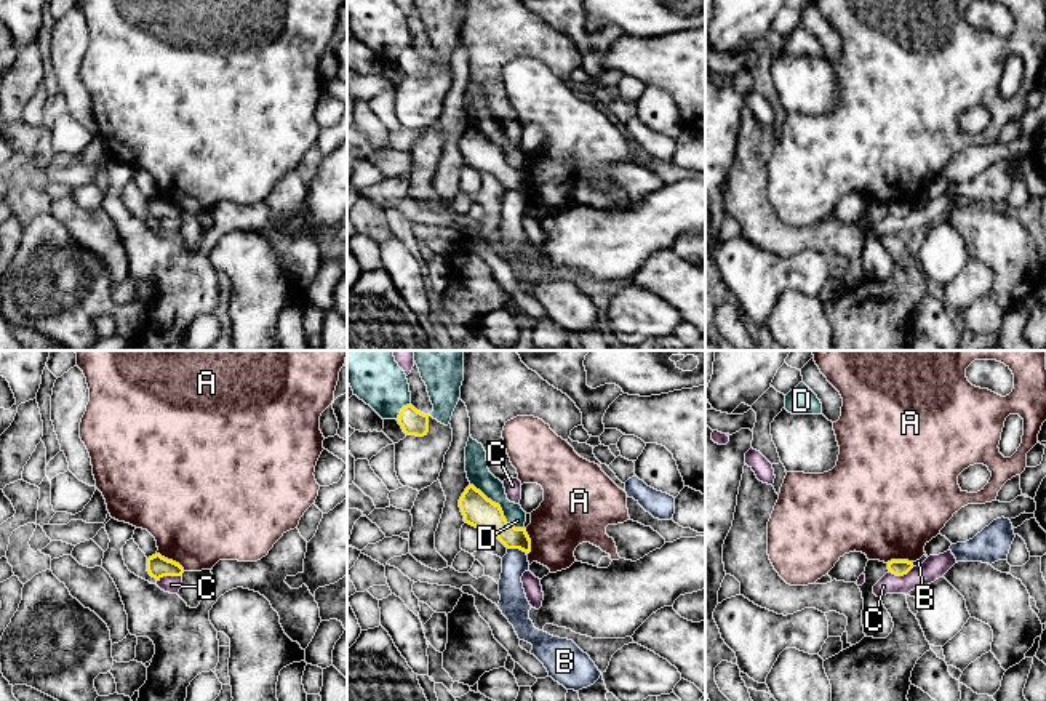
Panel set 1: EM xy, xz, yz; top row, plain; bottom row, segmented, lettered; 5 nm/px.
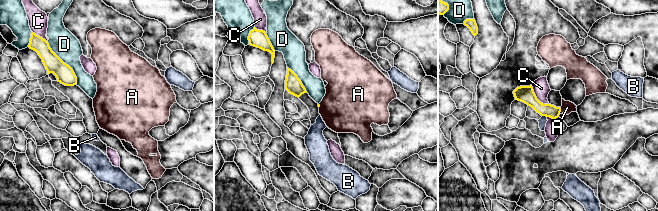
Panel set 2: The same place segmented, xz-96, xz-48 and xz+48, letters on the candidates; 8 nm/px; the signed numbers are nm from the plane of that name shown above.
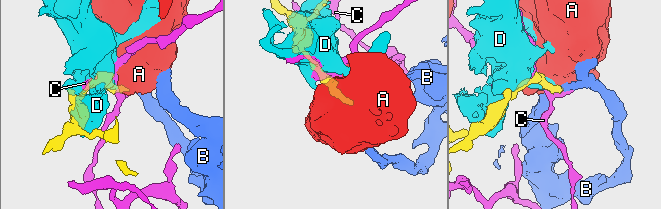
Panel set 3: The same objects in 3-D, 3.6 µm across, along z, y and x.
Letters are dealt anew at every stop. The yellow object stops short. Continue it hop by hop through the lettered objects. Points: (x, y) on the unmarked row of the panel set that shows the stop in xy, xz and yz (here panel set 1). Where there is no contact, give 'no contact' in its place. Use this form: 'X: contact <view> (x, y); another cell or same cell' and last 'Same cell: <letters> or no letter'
A: contact xy (171, 202); another cell
B: contact xz (517, 189); another cell
C: contact xy (168, 216); another cell
D: contact xz (499, 149); another cell
Same cell: no letter

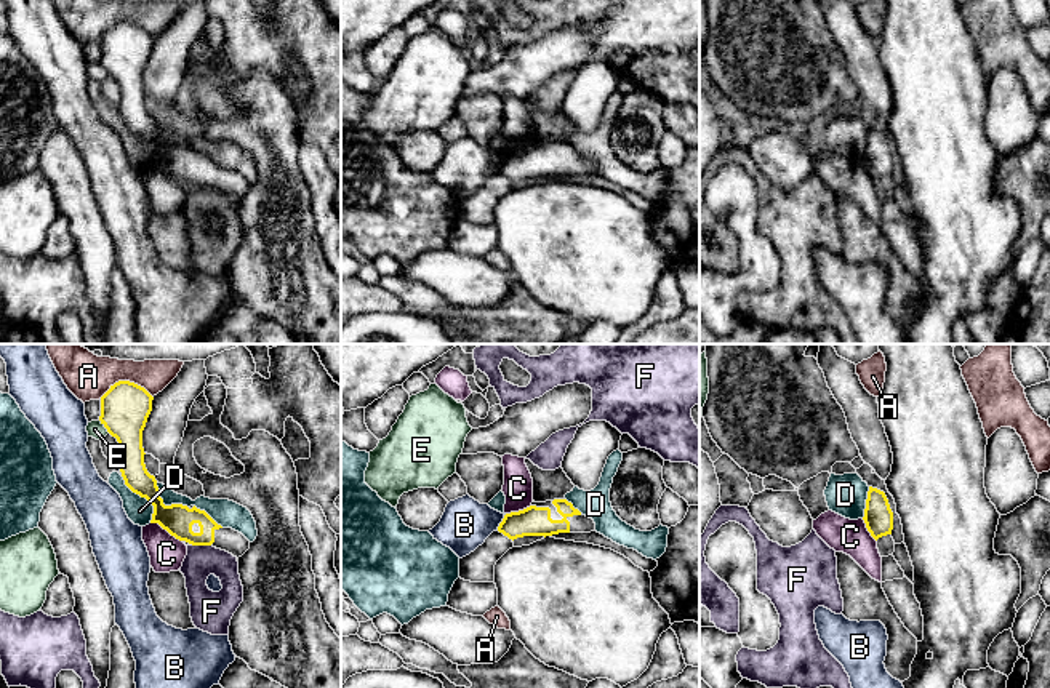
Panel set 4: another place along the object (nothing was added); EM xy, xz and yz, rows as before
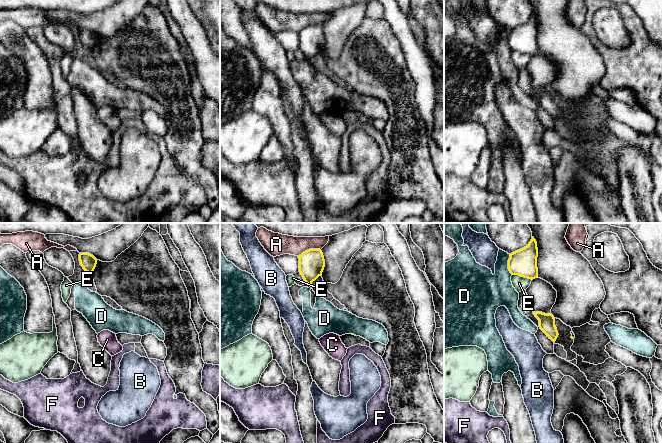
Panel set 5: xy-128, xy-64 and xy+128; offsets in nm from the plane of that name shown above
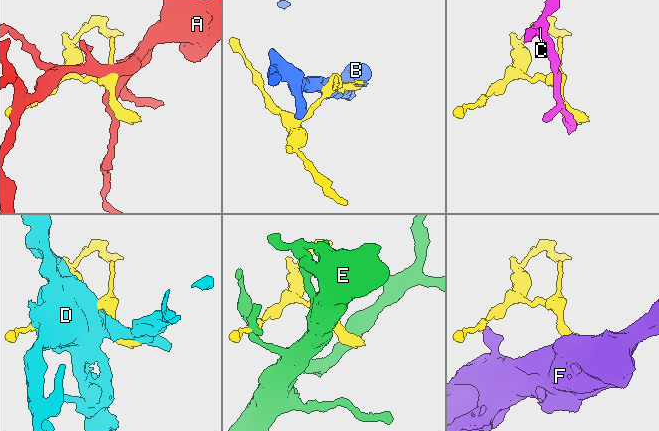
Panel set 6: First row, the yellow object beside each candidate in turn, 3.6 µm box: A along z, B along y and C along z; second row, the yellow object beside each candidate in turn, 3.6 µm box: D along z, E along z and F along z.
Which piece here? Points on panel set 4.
A: contact xy (127, 23); another cell
B: contact xz (500, 165); another cell
C: contact xy (167, 172); another cell
D: contact xy (143, 138); another cell
E: contact xy (104, 68); another cell
F: contact xy (202, 186); another cell
Same cell: no letter

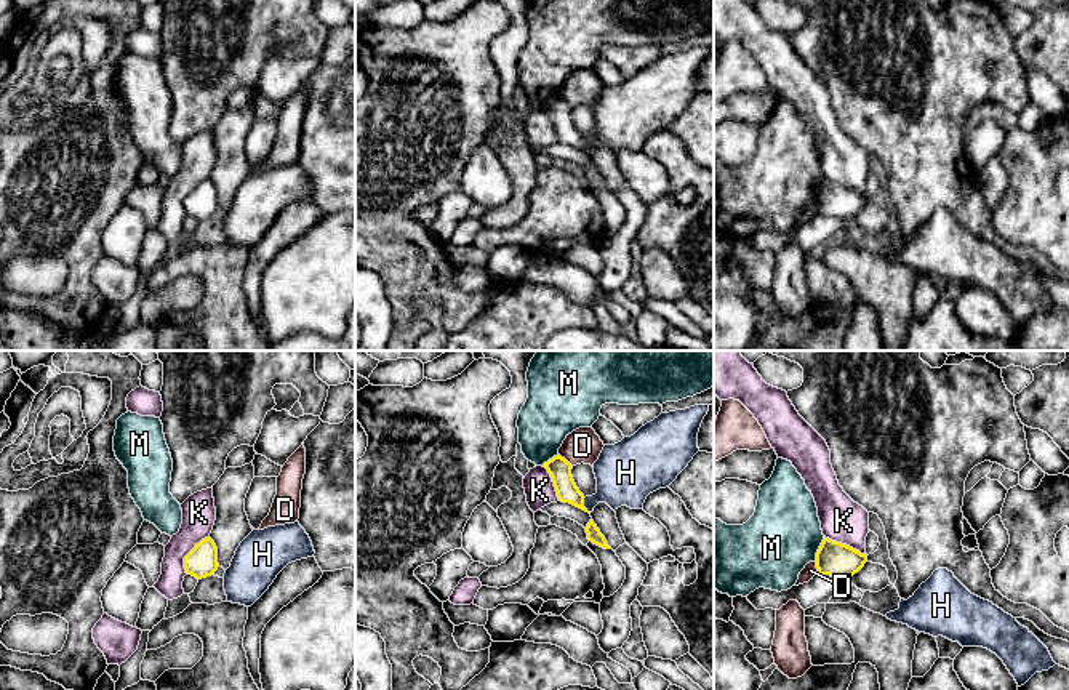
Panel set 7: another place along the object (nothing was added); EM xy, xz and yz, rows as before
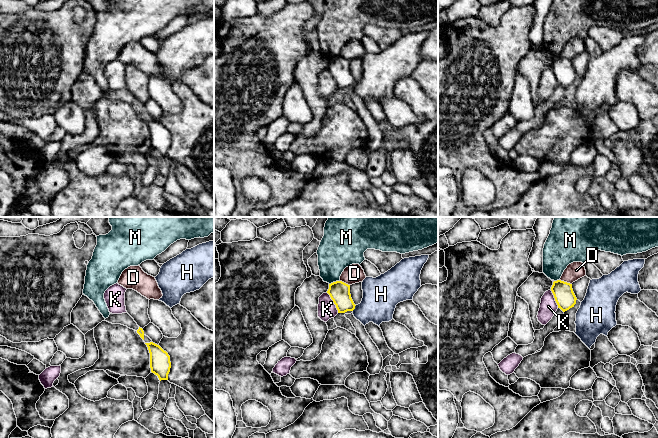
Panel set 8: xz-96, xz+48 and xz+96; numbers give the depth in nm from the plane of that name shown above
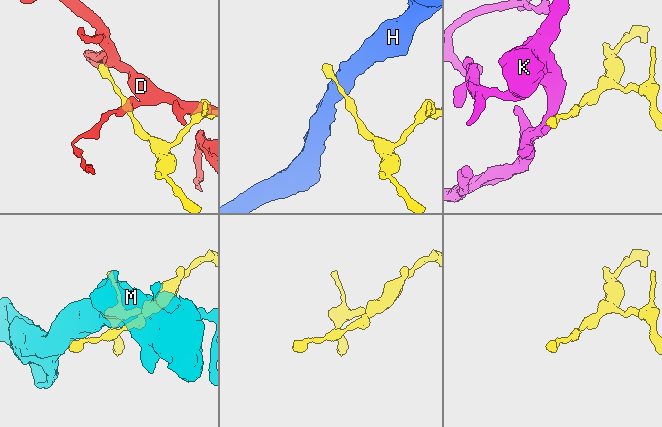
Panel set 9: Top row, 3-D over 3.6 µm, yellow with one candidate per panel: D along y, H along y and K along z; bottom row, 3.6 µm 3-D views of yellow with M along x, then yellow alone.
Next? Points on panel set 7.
D: contact xz (565, 101); another cell
H: contact xz (583, 148); another cell
K: contact xy (188, 196); another cell
M: contact yz (818, 191); another cell
Same cell: no letter

